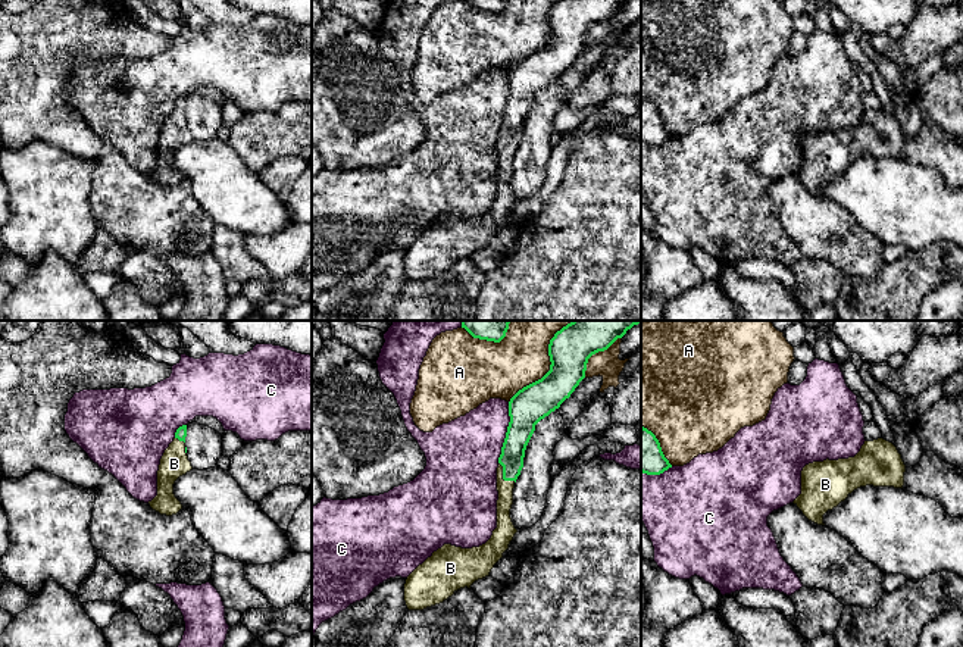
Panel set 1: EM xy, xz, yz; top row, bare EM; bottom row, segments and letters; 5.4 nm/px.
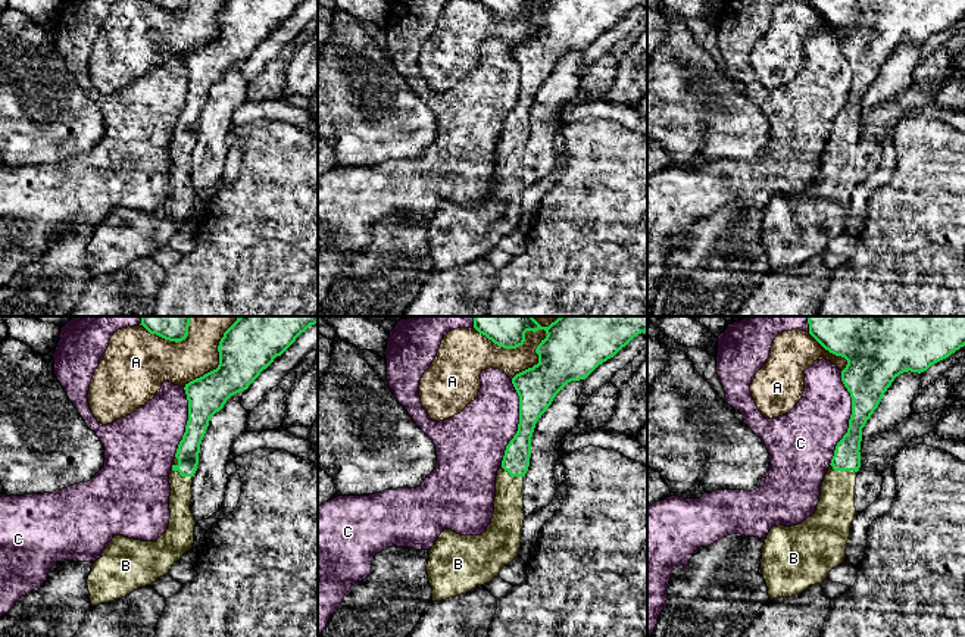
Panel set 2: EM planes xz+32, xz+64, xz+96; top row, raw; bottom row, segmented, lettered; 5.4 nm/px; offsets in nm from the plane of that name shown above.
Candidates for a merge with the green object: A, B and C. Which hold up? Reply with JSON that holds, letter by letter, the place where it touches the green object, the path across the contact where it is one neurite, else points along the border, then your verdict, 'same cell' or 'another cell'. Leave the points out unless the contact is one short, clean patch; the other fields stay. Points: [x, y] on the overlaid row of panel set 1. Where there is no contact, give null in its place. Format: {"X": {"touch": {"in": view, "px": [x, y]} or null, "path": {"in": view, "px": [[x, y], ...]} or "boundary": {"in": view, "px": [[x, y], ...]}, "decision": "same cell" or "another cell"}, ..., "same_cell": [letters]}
{"A": {"touch": {"in": "xz", "px": [552, 363]}, "decision": "another cell"}, "B": {"touch": {"in": "xz", "px": [503, 477]}, "path": {"in": "xz", "px": [[518, 435], [509, 469], [503, 477], [505, 488]]}, "decision": "same cell"}, "C": {"touch": {"in": "xz", "px": [506, 433]}, "decision": "another cell"}, "same_cell": ["B"]}

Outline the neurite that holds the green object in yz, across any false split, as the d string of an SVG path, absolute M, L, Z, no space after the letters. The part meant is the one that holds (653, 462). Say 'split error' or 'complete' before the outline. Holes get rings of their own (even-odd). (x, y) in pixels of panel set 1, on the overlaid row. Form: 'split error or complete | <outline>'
complete | M641 426L641 472L647 475L660 475L672 468L665 457L656 435Z

